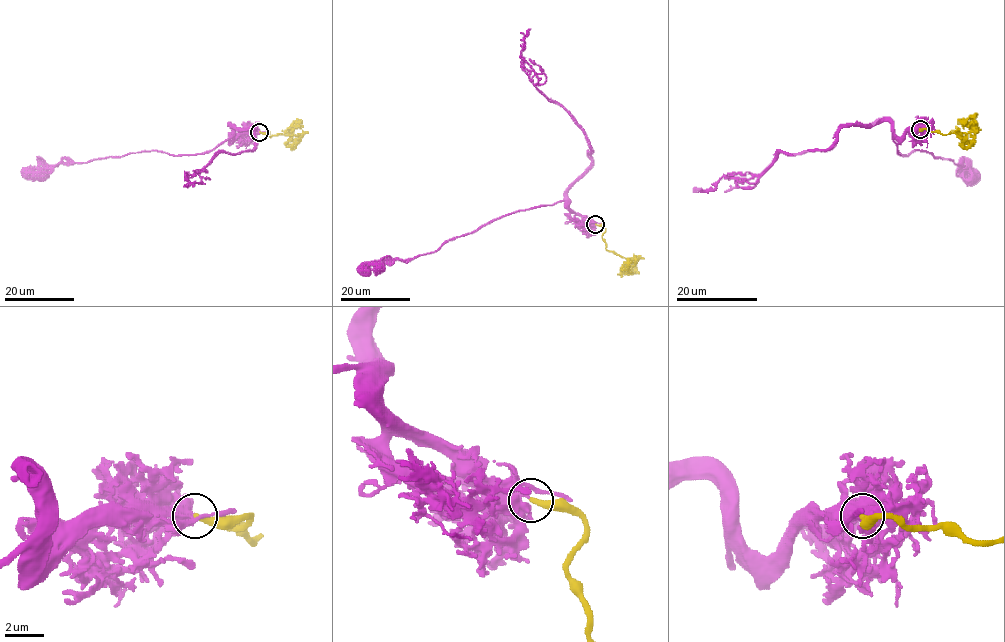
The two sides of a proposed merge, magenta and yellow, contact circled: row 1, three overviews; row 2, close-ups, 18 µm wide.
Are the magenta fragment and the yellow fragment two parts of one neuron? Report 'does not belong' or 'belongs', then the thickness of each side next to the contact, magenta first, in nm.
does not belong | 260/300 nm

